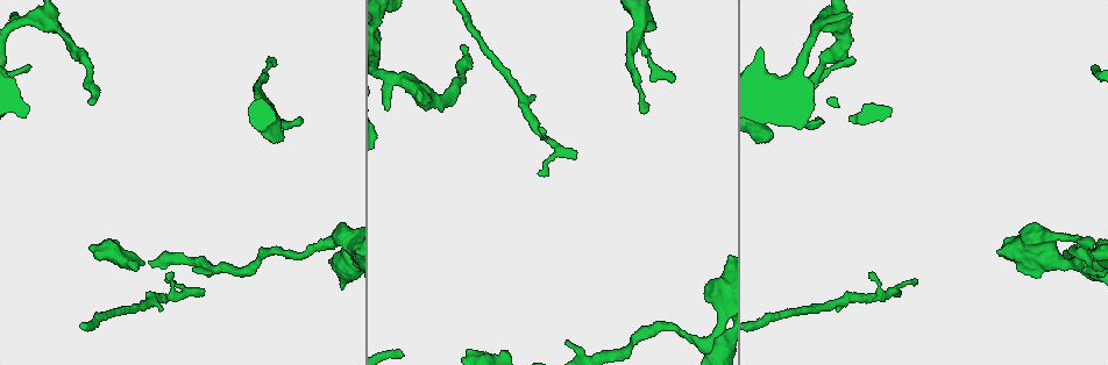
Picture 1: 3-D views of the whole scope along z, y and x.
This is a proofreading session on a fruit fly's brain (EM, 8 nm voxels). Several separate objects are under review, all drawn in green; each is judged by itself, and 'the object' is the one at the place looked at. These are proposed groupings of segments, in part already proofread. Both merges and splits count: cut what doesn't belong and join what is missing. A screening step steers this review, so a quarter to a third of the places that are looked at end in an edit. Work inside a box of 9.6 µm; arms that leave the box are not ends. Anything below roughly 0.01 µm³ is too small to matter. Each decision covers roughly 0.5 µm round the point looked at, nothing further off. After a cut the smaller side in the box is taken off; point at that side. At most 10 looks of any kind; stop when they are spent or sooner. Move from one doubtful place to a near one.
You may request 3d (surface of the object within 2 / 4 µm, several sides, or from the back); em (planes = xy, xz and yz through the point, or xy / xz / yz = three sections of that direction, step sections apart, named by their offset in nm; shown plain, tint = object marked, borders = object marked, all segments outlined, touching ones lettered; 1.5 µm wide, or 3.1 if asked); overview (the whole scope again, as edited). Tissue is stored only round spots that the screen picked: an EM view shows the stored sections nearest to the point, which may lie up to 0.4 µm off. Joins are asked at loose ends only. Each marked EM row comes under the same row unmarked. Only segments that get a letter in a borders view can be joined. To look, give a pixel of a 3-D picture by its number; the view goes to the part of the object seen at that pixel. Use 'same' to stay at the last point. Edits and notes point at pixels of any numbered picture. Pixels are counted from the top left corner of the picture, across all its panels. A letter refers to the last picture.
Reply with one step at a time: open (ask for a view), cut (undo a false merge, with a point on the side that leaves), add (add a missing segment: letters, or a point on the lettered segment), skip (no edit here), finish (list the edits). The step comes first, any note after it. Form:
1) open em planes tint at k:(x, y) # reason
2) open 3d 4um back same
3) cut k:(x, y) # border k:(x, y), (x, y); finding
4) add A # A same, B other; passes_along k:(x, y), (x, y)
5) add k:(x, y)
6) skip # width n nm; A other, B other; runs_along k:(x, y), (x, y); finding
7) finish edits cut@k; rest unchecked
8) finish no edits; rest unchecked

open em xy step 8 tint at 1:(1086, 268) # free end

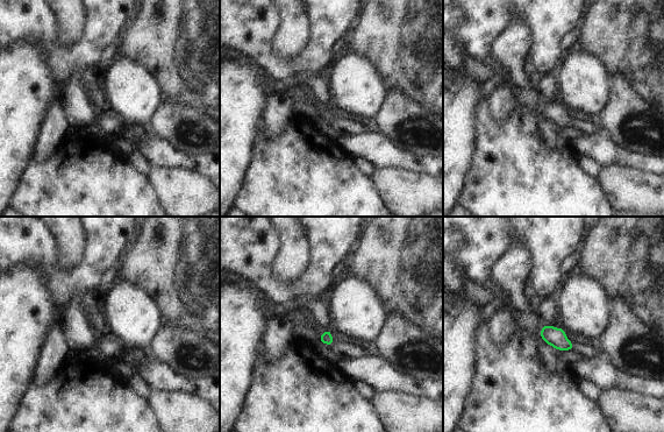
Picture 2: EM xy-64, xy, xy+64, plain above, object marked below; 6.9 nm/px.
open em planes borders same

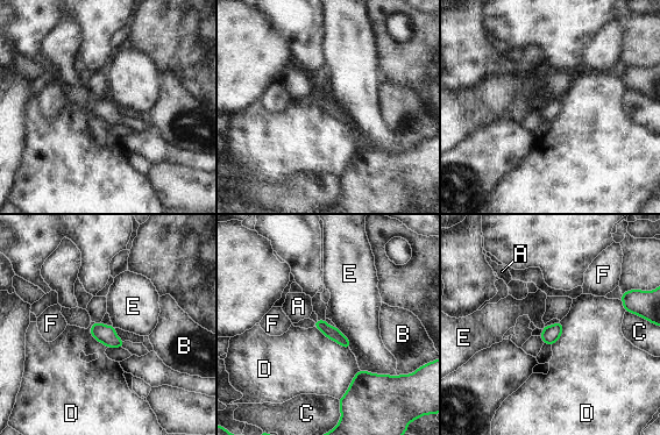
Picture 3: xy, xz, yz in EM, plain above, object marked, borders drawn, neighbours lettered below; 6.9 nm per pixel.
skip # A other, B other, C other, D other, E other, F other; border 3:(314, 326), (326, 336), (349, 349); no lettered segment goes on from it

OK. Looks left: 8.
open 3d 2um at 1:(203, 293) # free end

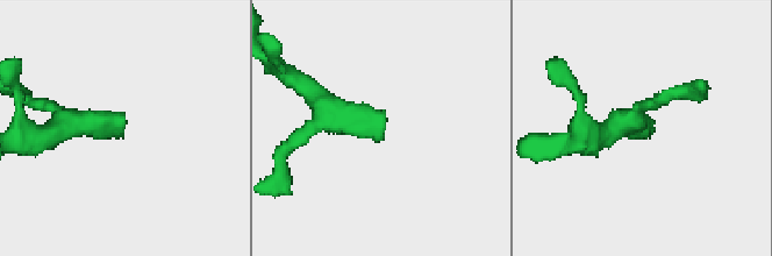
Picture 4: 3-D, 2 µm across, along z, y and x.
open em xy step 4 borders at 4:(650, 136)

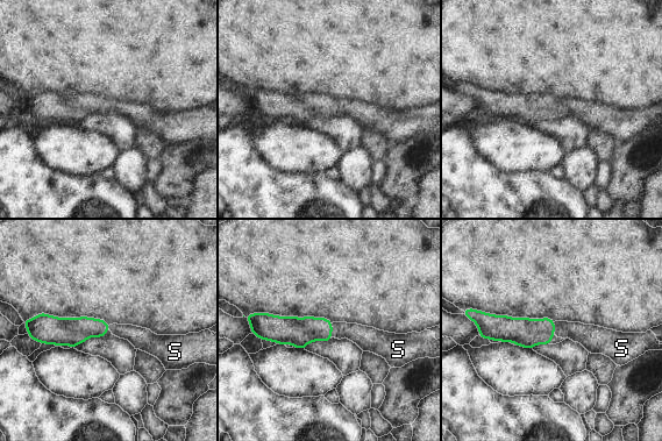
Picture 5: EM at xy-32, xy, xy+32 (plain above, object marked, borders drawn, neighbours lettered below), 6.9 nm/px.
open em planes borders same

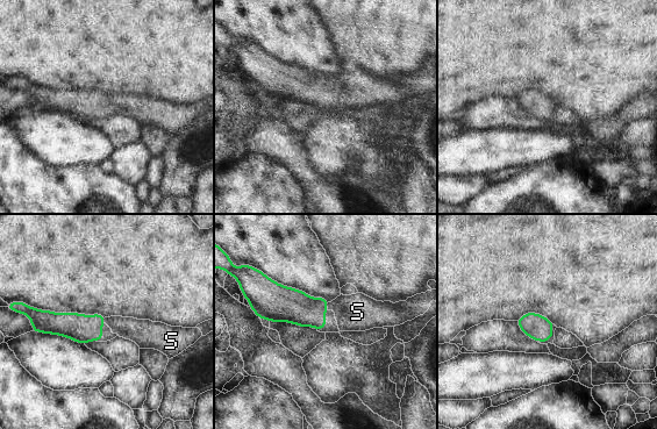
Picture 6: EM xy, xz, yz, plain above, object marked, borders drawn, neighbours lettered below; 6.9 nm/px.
add 6:(137, 330) # width 170 nm; S same; passes_along 6:(80, 328), (104, 320), (137, 330); it goes on there

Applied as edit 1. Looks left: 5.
open overview # see it whole again

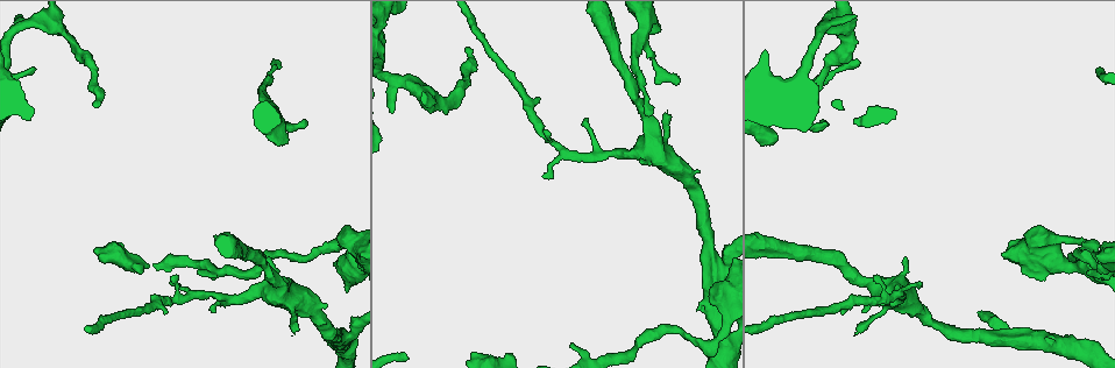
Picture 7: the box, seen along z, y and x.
open 3d 2um at 7:(854, 333) # an open end

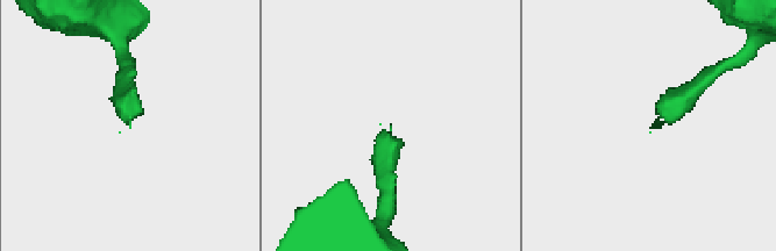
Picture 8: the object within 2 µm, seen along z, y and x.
open em planes borders at 8:(657, 127) # need the tissue

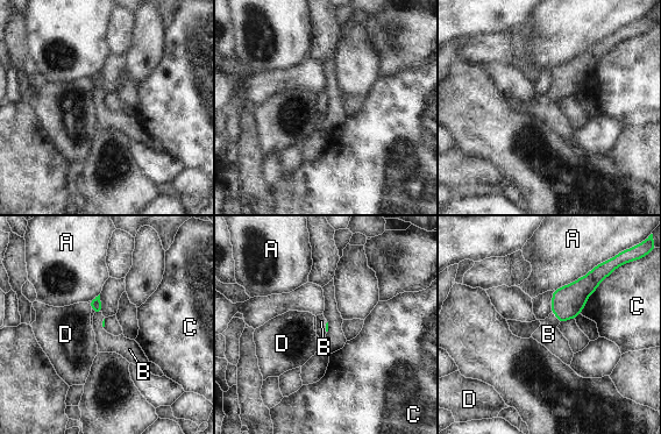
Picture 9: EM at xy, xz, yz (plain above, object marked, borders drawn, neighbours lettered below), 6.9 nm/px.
add 9:(548, 334) # A other, B same, C other, D other; passes_along 9:(567, 303), (556, 317), (548, 334); the neuron continues

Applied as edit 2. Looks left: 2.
open em planes borders at 7:(905, 259) # thin end

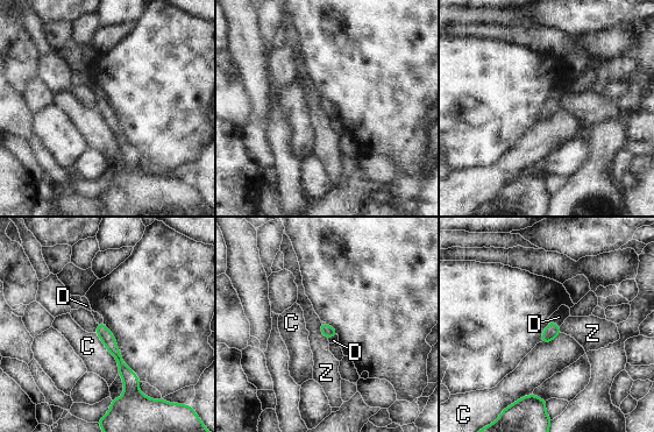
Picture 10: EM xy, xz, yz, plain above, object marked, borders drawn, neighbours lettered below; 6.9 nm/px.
add 10:(559, 317) # width 80 nm; longest_contact C 340 nm; C other, D same, Z other; the neuron continues

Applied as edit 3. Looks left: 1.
finish edits add@6, add@9, add@10; rest unchecked

